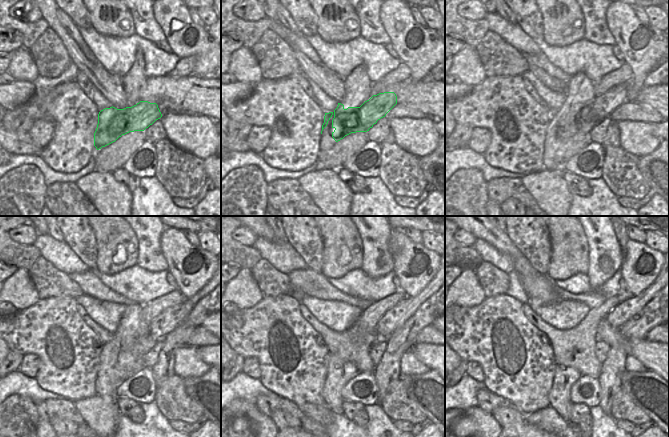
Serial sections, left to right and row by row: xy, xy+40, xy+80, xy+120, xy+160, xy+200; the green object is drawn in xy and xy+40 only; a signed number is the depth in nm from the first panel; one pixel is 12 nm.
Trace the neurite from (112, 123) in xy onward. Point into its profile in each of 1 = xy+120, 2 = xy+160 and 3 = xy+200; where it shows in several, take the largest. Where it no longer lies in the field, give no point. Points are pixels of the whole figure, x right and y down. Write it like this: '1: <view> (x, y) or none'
1: xy+120 (130, 346)
2: xy+160 (395, 317)
3: xy+200 (619, 315)

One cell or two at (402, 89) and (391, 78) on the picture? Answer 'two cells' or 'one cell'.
two cells

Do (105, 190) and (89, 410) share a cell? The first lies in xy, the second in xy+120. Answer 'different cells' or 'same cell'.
same cell

